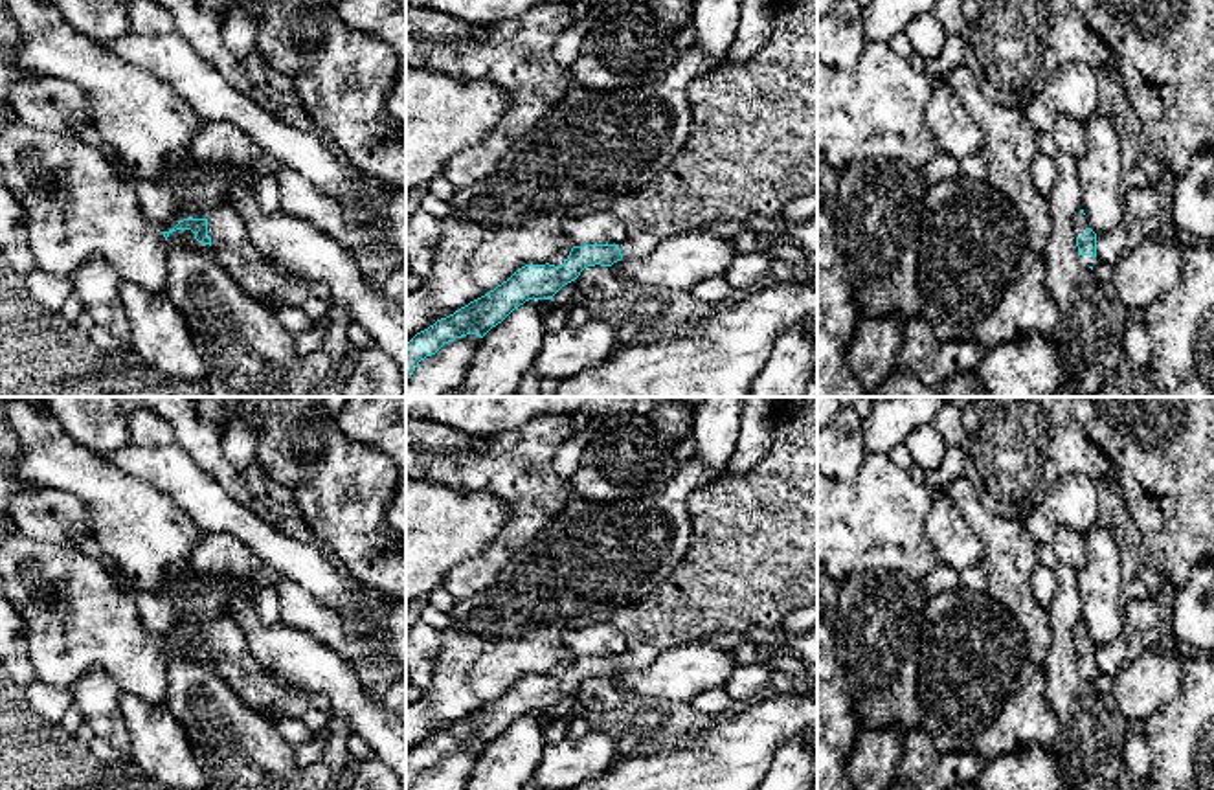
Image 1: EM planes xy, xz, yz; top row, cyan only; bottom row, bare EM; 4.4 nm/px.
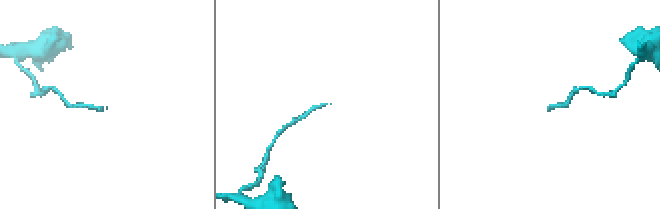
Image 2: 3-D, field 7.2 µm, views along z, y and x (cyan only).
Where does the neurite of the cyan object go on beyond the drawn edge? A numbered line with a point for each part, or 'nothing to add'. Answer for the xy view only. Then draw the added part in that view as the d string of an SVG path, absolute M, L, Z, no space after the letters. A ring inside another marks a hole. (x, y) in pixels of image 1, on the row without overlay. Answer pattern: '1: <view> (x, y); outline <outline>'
1: xy (232, 660); outline M228 615L208 626L208 647L215 671L246 705L257 713L296 718L312 731L327 728L331 717L327 698L279 683L252 658L244 632Z

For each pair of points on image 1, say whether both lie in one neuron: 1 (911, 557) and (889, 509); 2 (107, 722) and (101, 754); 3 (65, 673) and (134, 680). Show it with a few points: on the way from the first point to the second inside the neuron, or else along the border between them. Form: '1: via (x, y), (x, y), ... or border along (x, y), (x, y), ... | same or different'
1: via (906, 546), (889, 528), (889, 520) | same
2: border along (94, 735), (111, 743), (123, 756) | different
3: via (81, 656), (111, 656), (118, 664) | same

